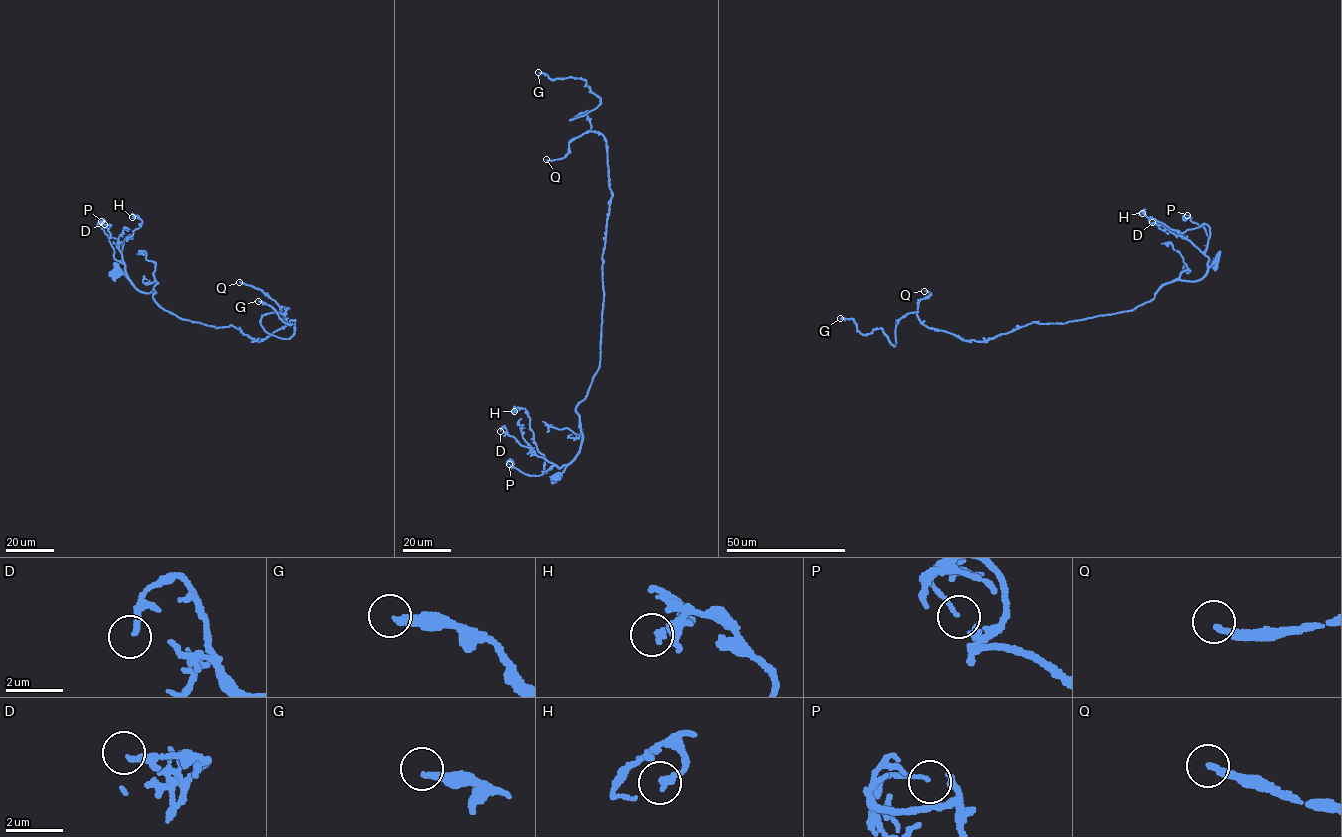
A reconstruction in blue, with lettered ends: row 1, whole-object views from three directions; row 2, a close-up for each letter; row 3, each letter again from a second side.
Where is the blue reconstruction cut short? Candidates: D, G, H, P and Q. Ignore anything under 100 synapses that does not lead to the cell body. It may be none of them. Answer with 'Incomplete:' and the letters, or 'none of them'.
Incomplete: G, Q

